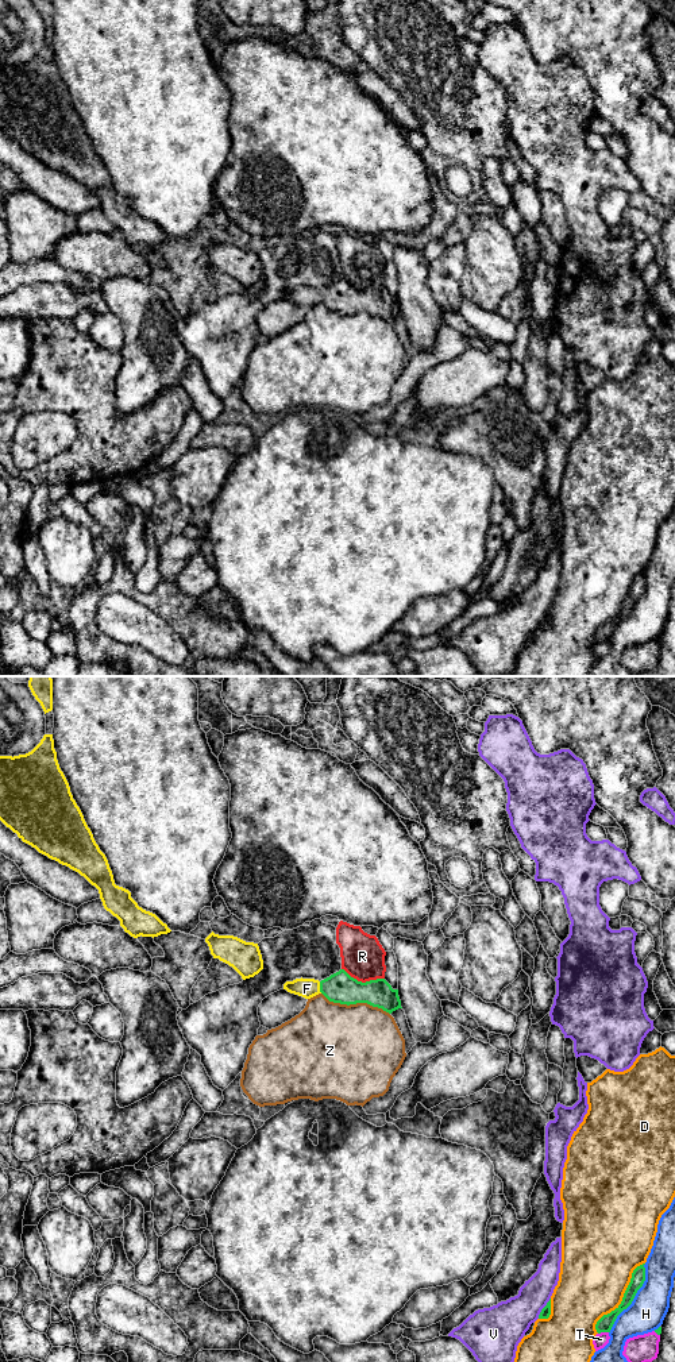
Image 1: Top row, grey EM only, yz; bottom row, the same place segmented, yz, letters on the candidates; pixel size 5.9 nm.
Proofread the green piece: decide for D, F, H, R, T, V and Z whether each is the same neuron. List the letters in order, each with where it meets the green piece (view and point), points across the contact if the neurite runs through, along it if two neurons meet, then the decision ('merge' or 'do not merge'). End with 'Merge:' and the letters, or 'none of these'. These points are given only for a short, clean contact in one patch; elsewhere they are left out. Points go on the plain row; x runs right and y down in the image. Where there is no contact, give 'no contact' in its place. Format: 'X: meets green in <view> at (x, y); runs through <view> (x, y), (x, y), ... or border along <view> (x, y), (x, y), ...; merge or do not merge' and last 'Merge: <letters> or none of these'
D: meets green in yz at (623, 608); do not merge
F: meets green in yz at (320, 296); runs through yz (340, 296), (320, 296), (307, 297); merge
H: meets green in yz at (633, 606); do not merge
R: meets green in yz at (363, 292); border along yz (342, 277), (362, 290), (384, 288); do not merge
T: meets green in yz at (602, 640); do not merge
V: meets green in yz at (543, 617); do not merge
Z: meets green in yz at (355, 312); do not merge
Merge: F

